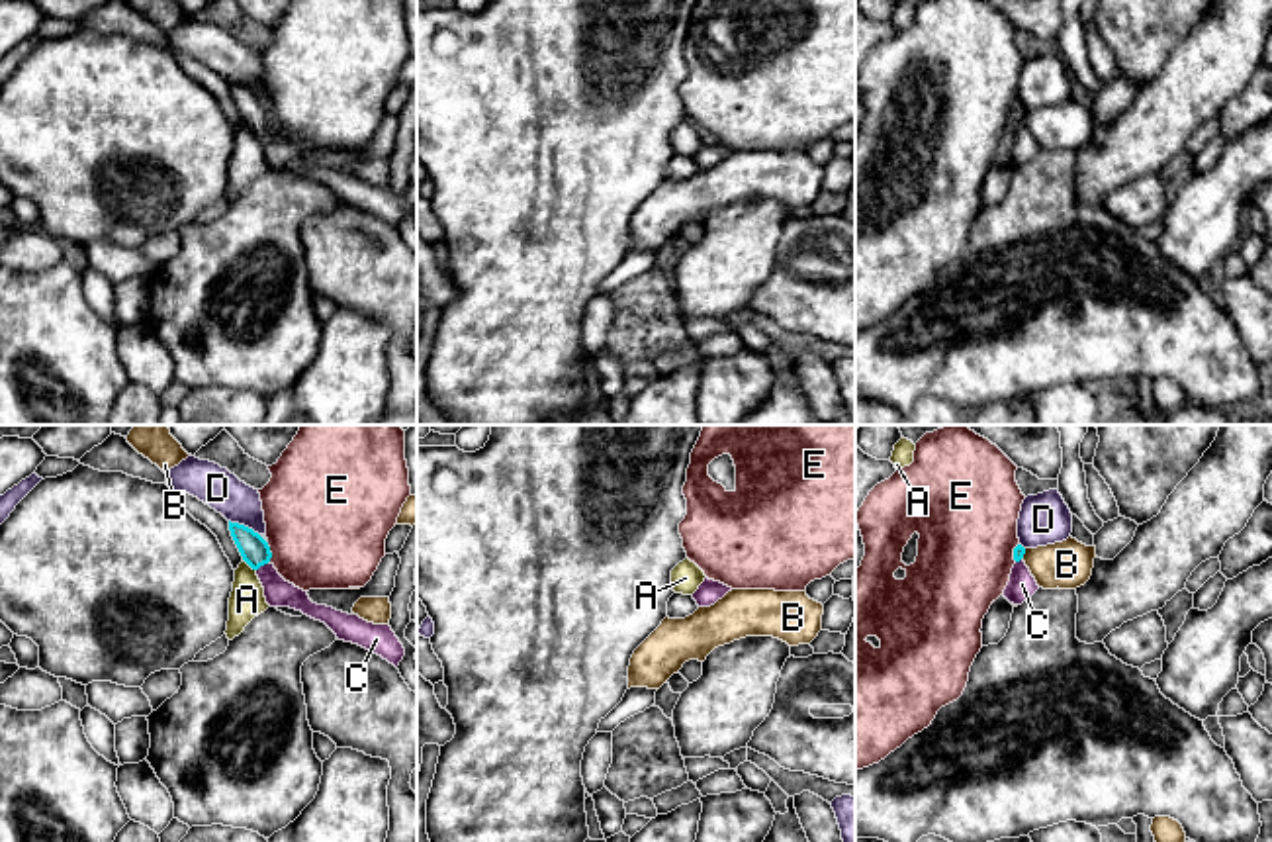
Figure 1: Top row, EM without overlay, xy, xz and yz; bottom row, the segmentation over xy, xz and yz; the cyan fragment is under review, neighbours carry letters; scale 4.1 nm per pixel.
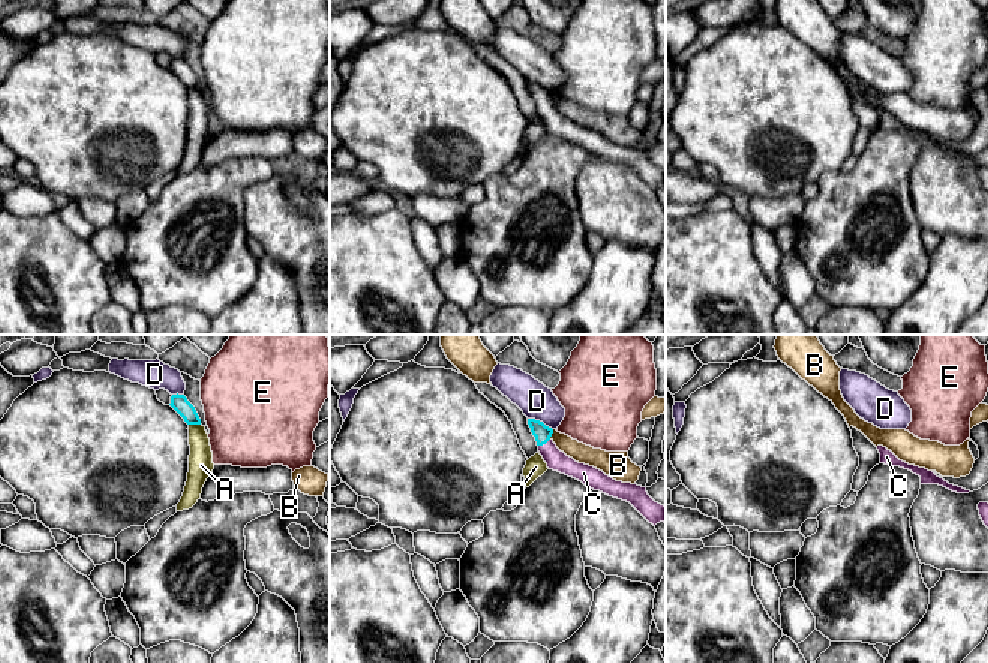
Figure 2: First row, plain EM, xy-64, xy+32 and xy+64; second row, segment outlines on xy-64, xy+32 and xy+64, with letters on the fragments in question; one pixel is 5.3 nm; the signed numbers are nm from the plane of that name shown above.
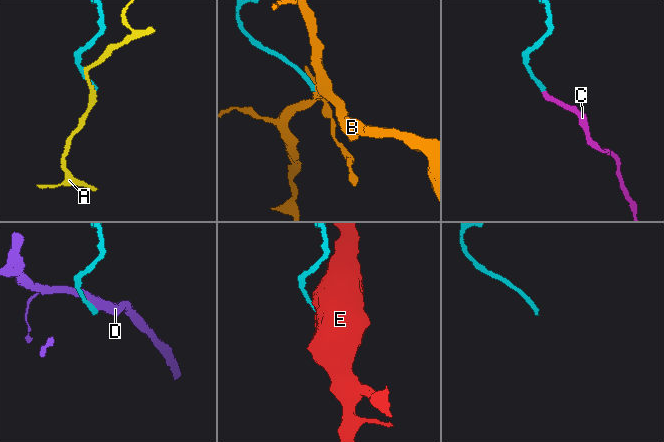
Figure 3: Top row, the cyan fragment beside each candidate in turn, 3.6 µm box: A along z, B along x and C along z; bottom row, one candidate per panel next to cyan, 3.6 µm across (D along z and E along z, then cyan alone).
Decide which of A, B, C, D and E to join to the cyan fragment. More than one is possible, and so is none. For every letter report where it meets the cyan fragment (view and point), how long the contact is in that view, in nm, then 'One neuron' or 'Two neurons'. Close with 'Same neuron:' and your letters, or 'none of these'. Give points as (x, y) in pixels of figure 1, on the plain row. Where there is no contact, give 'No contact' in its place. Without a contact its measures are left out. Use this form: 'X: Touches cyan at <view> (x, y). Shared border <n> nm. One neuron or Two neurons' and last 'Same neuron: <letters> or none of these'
A: Touches cyan at xy (249, 126). Shared border 80 nm. Two neurons
B: Touches cyan at yz (1024, 114). Shared border 50 nm. Two neurons
C: Touches cyan at xy (263, 126). Shared border 70 nm. One neuron
D: Touches cyan at xy (243, 87). Shared border 140 nm. Two neurons
E: Touches cyan at xy (271, 114). Shared border 80 nm. Two neurons
Same neuron: C

